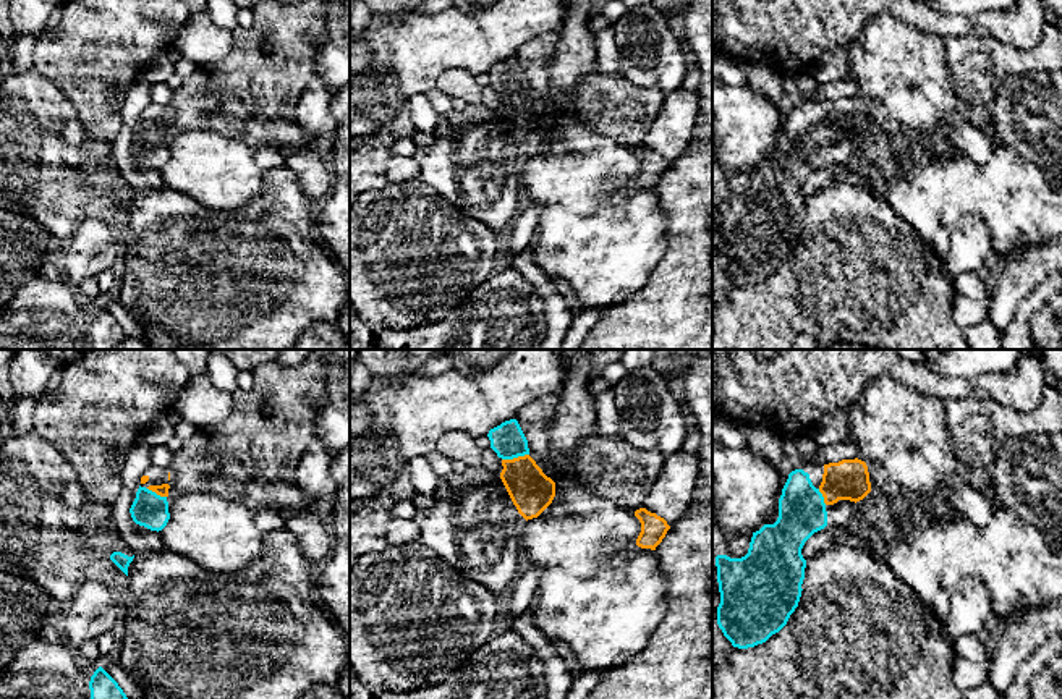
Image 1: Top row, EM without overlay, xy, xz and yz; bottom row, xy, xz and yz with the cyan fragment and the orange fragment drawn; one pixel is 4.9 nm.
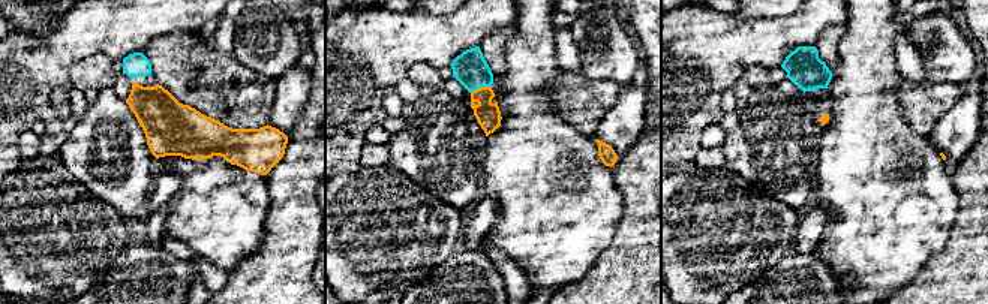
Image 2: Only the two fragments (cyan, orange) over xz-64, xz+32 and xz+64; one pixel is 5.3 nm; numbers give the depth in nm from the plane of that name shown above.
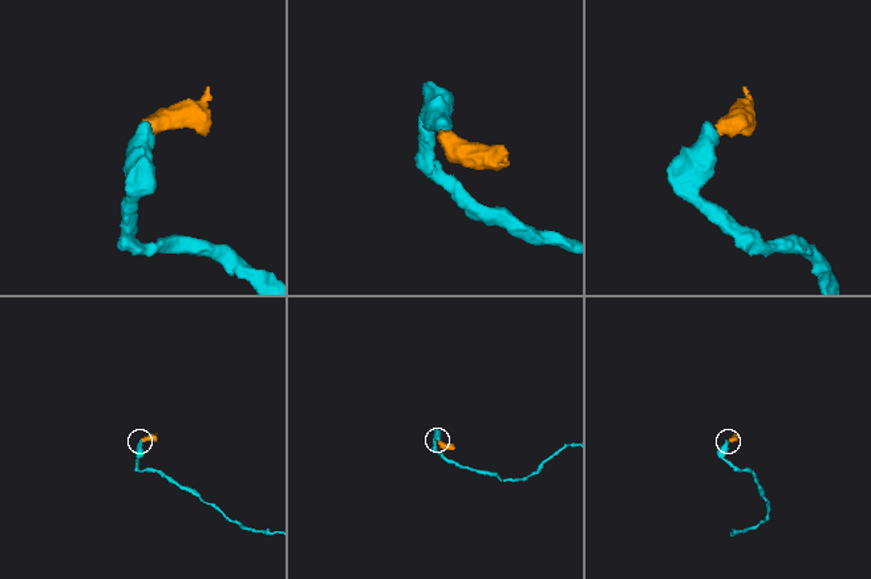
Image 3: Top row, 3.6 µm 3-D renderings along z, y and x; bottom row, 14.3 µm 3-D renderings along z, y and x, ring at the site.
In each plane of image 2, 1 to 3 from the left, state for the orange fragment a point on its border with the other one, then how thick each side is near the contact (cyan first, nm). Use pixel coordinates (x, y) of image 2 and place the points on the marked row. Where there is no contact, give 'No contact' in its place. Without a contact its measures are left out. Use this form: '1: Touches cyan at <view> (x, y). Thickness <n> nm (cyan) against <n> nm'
1: No contact
2: Touches cyan at xz+32 (480, 86). Thickness 180 nm (cyan) against 140 nm
3: No contact

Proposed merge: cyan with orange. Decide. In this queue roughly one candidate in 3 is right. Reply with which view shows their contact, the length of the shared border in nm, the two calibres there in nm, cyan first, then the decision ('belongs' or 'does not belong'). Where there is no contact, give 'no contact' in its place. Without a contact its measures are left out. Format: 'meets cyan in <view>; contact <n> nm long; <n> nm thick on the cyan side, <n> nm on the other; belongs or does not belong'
meets cyan in xz; contact 140 nm long; 170 nm thick on the cyan side, 220 nm on the other; belongs

